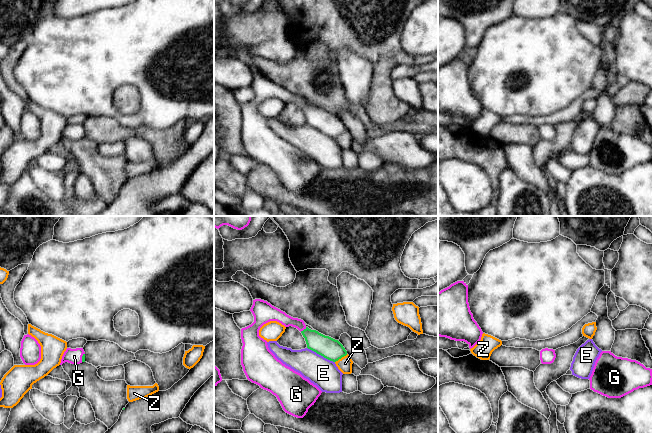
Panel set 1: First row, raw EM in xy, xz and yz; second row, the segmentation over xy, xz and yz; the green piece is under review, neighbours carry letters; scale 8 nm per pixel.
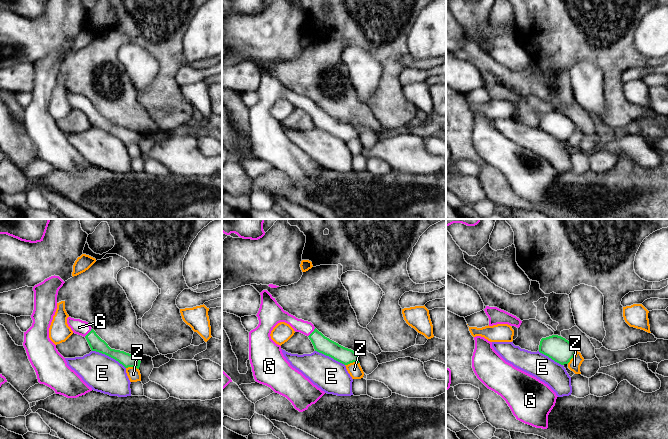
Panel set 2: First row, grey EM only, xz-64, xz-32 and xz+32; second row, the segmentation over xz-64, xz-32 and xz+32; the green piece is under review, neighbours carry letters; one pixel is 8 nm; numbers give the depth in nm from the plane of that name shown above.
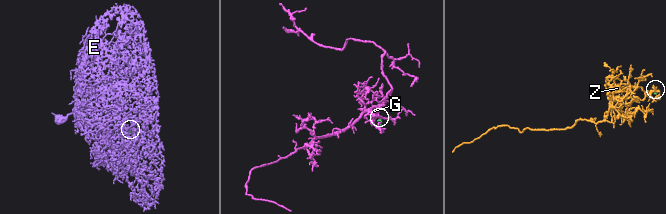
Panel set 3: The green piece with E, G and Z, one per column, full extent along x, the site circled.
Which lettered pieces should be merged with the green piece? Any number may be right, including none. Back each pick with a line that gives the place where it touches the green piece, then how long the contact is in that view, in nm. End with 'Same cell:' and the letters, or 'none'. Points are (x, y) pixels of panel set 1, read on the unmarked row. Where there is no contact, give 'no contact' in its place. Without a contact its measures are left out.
G: meets green in xz at (304, 105); contact 70 nm long
Same cell: G

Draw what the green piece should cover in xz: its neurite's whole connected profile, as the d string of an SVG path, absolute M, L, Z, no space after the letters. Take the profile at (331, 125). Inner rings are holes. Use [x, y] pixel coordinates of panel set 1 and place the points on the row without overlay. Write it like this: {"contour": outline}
{"contour": "M253 76L250 87L254 98L241 105L243 147L249 157L275 171L286 189L303 194L322 167L275 133L267 117L259 112L260 104L270 97L295 103L305 114L308 125L333 138L346 132L347 127L338 116L309 105L303 96L287 91L267 77Z"}

